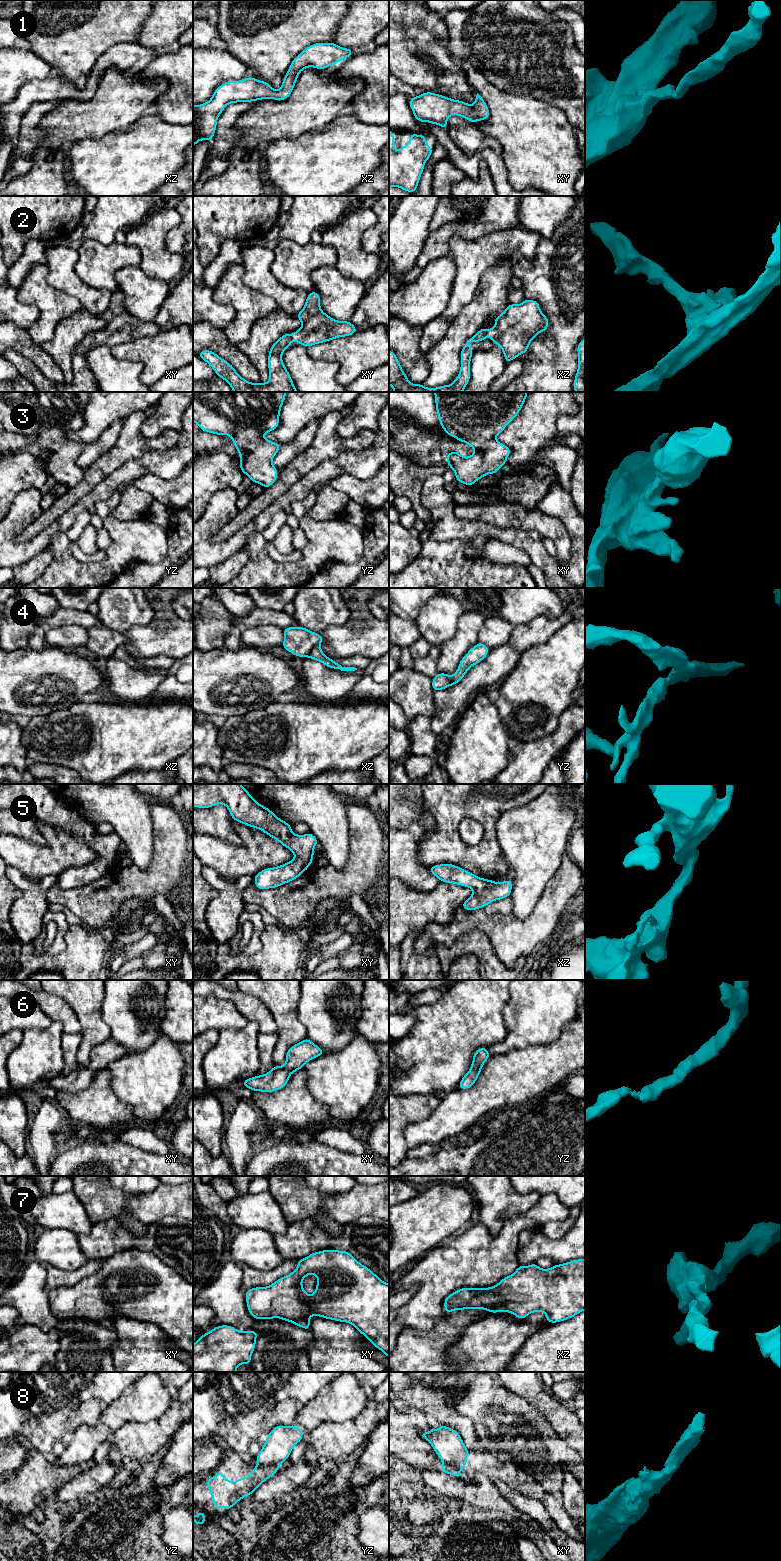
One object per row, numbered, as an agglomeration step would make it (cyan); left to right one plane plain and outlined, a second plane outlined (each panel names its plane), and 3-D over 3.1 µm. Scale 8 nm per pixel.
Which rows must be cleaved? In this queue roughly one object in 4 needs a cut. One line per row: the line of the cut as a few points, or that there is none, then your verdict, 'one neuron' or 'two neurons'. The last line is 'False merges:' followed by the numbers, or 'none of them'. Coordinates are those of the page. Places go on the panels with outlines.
1: cut none; one neuron
2: cut none; one neuron
3: cut none; one neuron
4: cut xz (319, 644), (306, 656); two neurons
5: cut none; one neuron
6: cut none; one neuron
7: cut none; one neuron
8: cut yz (257, 1465), (278, 1466); two neurons
False merges: 4, 8

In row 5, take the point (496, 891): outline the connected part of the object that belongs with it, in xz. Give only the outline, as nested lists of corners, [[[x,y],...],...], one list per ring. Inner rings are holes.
[[[439,864],[429,867],[432,875],[441,882],[453,883],[471,888],[472,895],[461,906],[469,911],[483,908],[493,901],[510,897],[512,880],[494,882],[491,879],[480,878],[454,864]]]

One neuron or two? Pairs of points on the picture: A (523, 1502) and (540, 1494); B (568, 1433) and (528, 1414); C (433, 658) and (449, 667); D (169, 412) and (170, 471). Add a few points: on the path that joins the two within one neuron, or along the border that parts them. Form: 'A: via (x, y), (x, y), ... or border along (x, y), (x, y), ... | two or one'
A: border along (511, 1488), (536, 1498), (549, 1514) | two
B: border along (534, 1406), (545, 1417), (551, 1428), (565, 1441) | two
C: border along (441, 646), (438, 671) | two
D: border along (182, 416), (182, 428), (179, 432) | two

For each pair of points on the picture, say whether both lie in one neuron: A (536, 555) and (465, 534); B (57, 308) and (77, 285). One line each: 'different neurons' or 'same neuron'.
A: same neuron
B: different neurons

